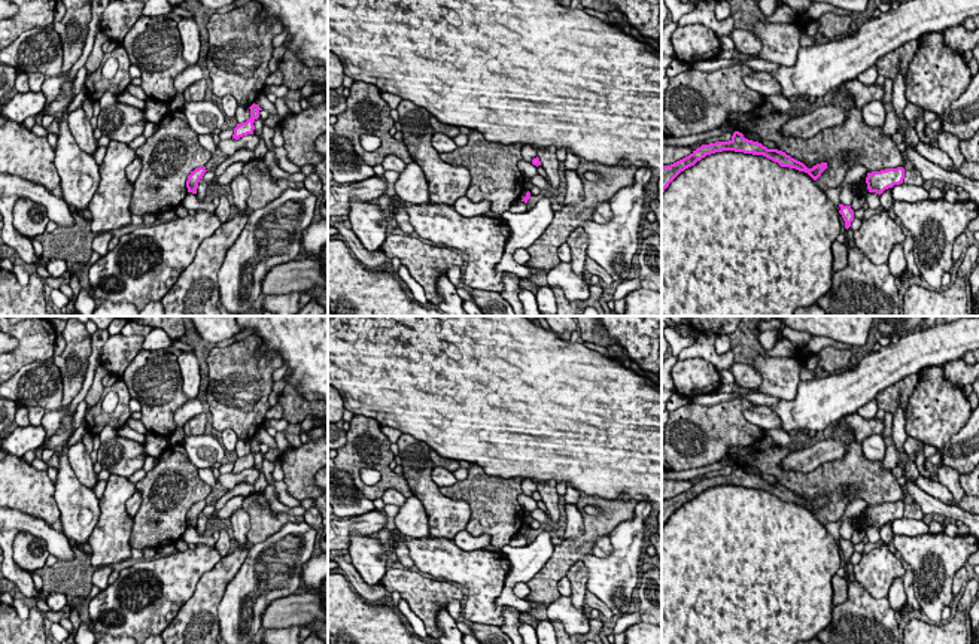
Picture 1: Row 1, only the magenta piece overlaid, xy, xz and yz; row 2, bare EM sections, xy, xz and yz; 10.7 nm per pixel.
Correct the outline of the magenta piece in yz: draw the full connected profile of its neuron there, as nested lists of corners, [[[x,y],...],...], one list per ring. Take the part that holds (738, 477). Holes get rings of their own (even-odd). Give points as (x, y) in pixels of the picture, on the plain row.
[[[735,465],[732,473],[729,476],[715,476],[709,479],[702,479],[696,484],[693,484],[688,490],[671,498],[662,501],[662,528],[669,520],[669,517],[685,502],[694,499],[697,495],[705,492],[706,489],[723,486],[723,484],[735,484],[735,486],[744,486],[744,487],[753,487],[753,489],[763,489],[775,496],[778,496],[781,501],[790,501],[796,502],[799,505],[808,507],[814,514],[817,514],[821,507],[827,502],[827,496],[821,496],[814,499],[812,502],[808,502],[803,496],[791,492],[782,484],[778,483],[767,483],[758,476],[753,476],[744,471],[742,467]]]

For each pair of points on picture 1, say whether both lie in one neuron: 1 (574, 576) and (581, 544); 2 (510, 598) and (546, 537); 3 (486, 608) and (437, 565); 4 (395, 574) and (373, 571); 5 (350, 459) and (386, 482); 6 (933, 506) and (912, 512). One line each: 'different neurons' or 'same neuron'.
1: different neurons
2: same neuron
3: same neuron
4: different neurons
5: same neuron
6: different neurons

